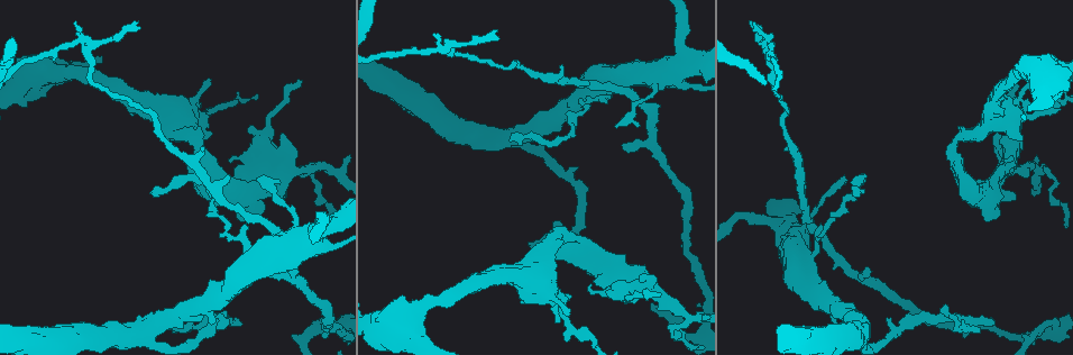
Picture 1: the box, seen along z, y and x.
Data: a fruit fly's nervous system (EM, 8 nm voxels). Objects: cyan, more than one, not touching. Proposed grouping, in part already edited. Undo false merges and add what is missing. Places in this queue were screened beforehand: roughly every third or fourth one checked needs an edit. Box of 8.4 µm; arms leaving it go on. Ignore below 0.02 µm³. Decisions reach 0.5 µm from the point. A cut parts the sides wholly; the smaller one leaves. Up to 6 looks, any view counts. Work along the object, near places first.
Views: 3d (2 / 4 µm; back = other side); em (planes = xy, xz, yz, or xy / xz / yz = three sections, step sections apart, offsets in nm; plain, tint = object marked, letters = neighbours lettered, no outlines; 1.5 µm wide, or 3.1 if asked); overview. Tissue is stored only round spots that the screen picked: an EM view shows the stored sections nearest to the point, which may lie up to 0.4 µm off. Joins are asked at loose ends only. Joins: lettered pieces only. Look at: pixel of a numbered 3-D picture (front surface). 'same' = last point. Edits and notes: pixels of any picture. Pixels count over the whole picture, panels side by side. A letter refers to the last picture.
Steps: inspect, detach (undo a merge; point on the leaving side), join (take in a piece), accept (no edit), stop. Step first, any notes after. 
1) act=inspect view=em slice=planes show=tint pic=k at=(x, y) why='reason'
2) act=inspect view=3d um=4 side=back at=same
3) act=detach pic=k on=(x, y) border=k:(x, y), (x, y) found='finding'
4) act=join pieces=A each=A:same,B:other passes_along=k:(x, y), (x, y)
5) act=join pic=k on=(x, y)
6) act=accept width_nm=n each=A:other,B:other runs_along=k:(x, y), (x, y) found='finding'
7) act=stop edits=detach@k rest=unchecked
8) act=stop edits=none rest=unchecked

act=inspect view=em slice=xy step=4 show=tint pic=1 at=(86, 44) why='sharp bend'

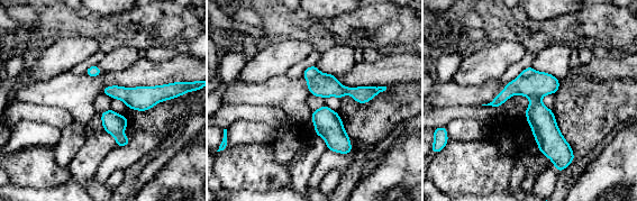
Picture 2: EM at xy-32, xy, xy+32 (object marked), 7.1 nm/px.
act=inspect view=em slice=planes show=letters at=same why='cut it another way'

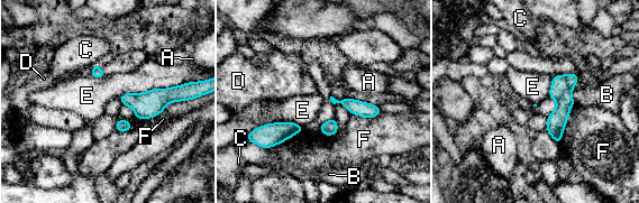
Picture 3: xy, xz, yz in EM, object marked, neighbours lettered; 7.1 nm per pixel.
act=detach pic=3 on=(556, 121) each=A:other,B:other,C:other,D:other,E:other,F:other found='a second cell is stuck on'

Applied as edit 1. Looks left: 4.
act=inspect view=overview why='see it whole again'

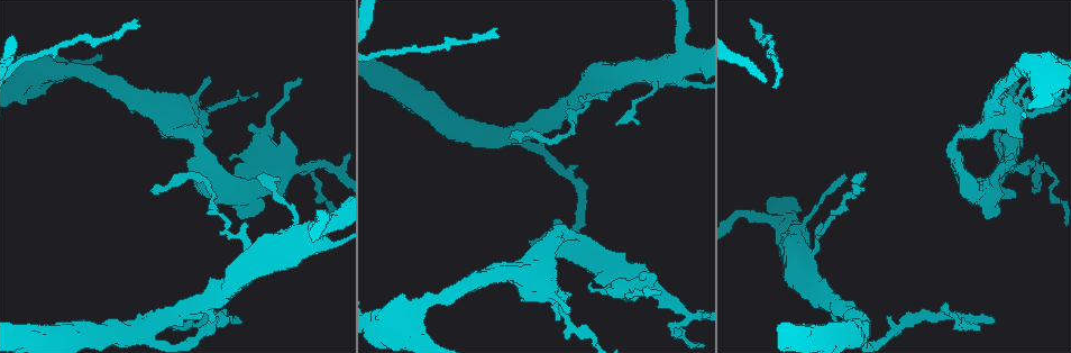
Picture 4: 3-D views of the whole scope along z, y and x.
act=inspect view=3d um=4 pic=4 at=(200, 139) why='narrows sharply'

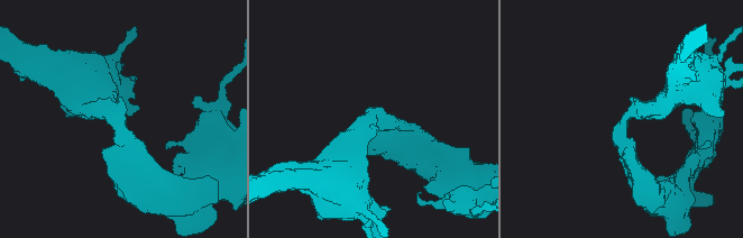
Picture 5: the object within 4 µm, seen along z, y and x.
act=inspect view=em slice=yz step=8 show=tint pic=5 at=(120, 120) arm_widths_nm=280,340 why='now the EM'

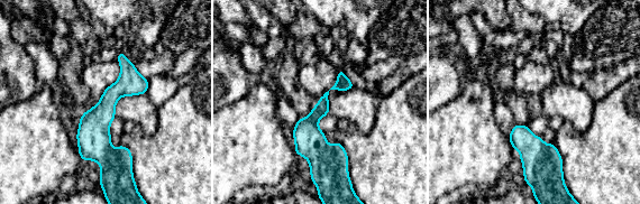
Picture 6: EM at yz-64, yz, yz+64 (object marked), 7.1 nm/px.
act=inspect view=em slice=planes show=letters at=same why='another direction'

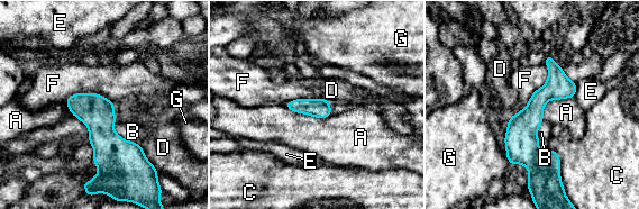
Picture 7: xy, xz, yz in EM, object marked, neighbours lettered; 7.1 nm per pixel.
act=accept width_nm=140 longest_contact=F:400nm each=A:other,B:other,C:other,D:other,E:other,F:other,G:other found='one cell here'

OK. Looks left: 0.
act=stop edits=detach@3 rest=unchecked

